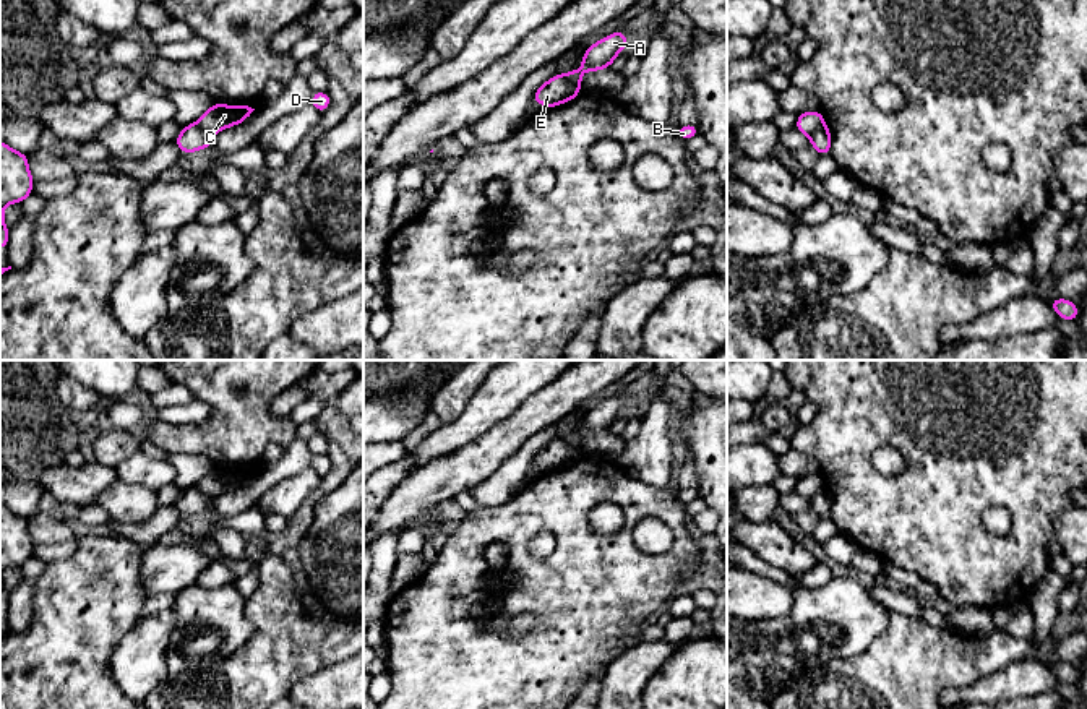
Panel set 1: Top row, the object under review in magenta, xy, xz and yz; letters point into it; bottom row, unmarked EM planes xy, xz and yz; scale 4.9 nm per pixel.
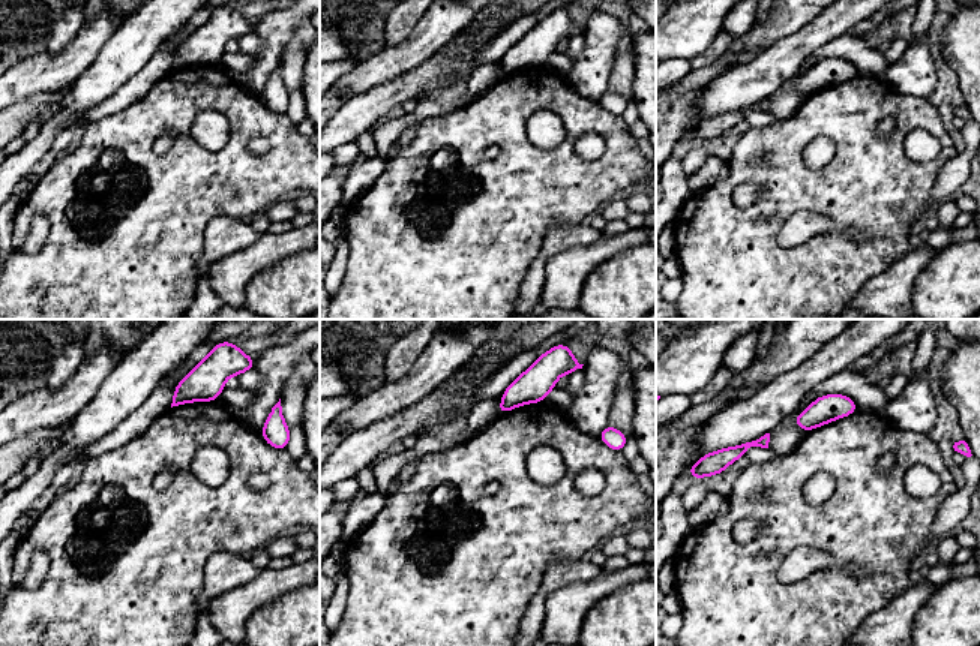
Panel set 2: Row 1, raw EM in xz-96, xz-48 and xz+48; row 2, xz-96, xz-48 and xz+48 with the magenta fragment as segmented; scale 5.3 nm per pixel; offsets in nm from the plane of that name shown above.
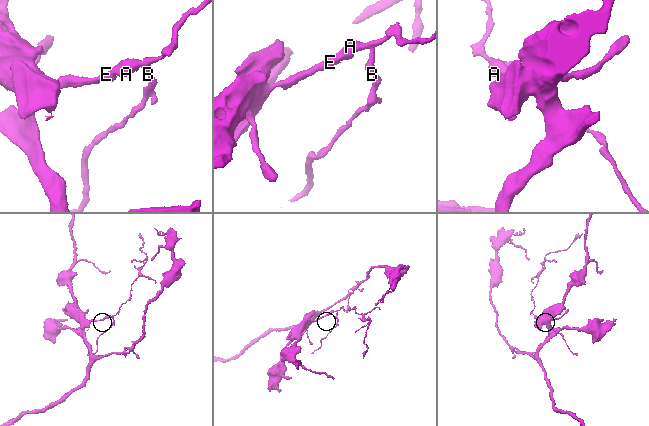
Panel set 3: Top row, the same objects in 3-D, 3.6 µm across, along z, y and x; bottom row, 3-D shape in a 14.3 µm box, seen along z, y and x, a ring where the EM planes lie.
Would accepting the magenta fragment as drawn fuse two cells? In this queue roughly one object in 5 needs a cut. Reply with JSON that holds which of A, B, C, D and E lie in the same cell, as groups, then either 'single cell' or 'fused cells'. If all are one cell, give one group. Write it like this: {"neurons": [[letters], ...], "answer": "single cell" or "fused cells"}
{"neurons": [["A", "B", "C", "D"], ["E"]], "answer": "fused cells"}

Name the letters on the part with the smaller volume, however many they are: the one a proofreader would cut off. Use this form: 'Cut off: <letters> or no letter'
Cut off: A, B, C, D

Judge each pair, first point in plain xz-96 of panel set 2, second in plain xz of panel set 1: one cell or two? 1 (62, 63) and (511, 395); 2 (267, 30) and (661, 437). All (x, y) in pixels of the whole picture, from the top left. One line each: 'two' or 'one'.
1: one
2: one

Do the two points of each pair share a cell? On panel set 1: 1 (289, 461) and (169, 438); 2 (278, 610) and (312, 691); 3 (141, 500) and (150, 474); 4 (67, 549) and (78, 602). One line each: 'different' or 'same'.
1: different
2: different
3: different
4: different

